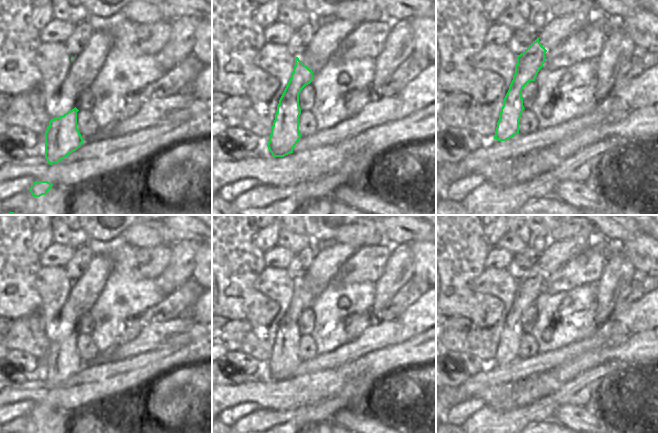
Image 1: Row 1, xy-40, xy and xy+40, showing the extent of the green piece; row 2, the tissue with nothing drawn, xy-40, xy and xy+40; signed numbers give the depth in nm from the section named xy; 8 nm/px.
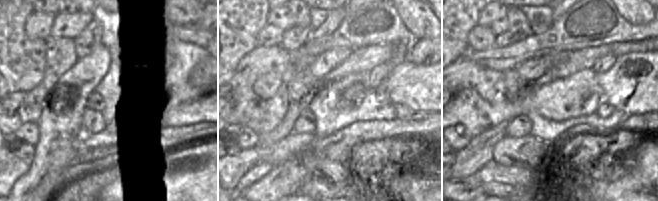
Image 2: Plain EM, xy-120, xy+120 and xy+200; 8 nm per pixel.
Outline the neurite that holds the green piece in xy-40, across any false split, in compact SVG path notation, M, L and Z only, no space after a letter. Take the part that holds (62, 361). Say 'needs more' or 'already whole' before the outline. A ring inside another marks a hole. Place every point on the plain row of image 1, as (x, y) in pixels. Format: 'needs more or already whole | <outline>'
already whole | M75 331L64 339L50 344L45 356L45 382L50 389L61 385L83 367L77 352L78 335Z

